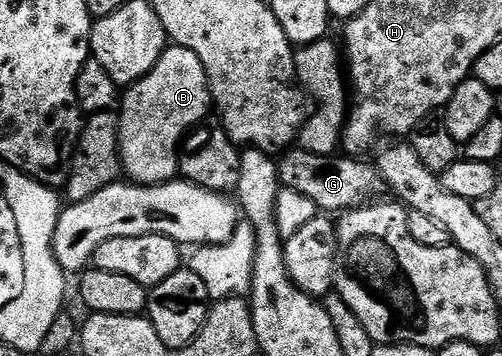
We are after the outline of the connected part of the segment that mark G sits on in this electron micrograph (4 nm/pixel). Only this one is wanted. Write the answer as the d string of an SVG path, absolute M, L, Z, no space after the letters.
M299 146L290 147L278 159L278 181L284 189L307 196L317 206L318 211L327 214L341 214L376 199L377 189L382 189L383 186L381 174L376 167L361 162L365 160L349 156L337 157L333 154L311 153Z

